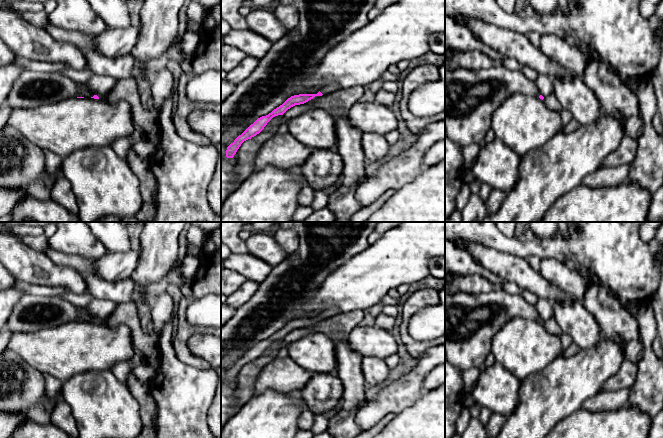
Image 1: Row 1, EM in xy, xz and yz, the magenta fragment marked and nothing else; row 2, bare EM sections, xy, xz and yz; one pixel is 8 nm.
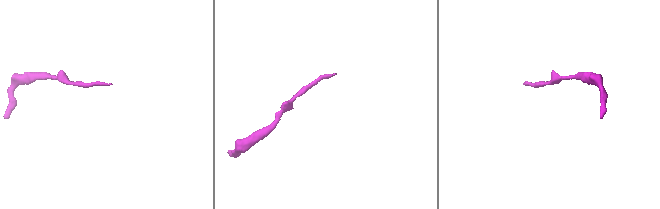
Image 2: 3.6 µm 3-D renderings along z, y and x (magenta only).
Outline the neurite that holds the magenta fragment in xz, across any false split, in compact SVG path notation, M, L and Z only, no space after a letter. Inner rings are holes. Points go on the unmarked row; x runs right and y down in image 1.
M331 308L321 313L317 318L299 318L288 322L282 329L274 333L266 340L258 342L253 348L251 348L241 359L239 359L233 367L231 367L226 374L226 381L233 382L241 368L259 358L267 347L275 340L283 339L288 333L295 329L300 329L313 323L315 320L322 320L331 318L339 314L339 311L335 308Z

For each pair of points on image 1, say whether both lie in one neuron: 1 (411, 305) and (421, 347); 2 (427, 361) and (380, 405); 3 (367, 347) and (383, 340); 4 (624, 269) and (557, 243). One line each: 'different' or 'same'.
1: same
2: same
3: same
4: same

